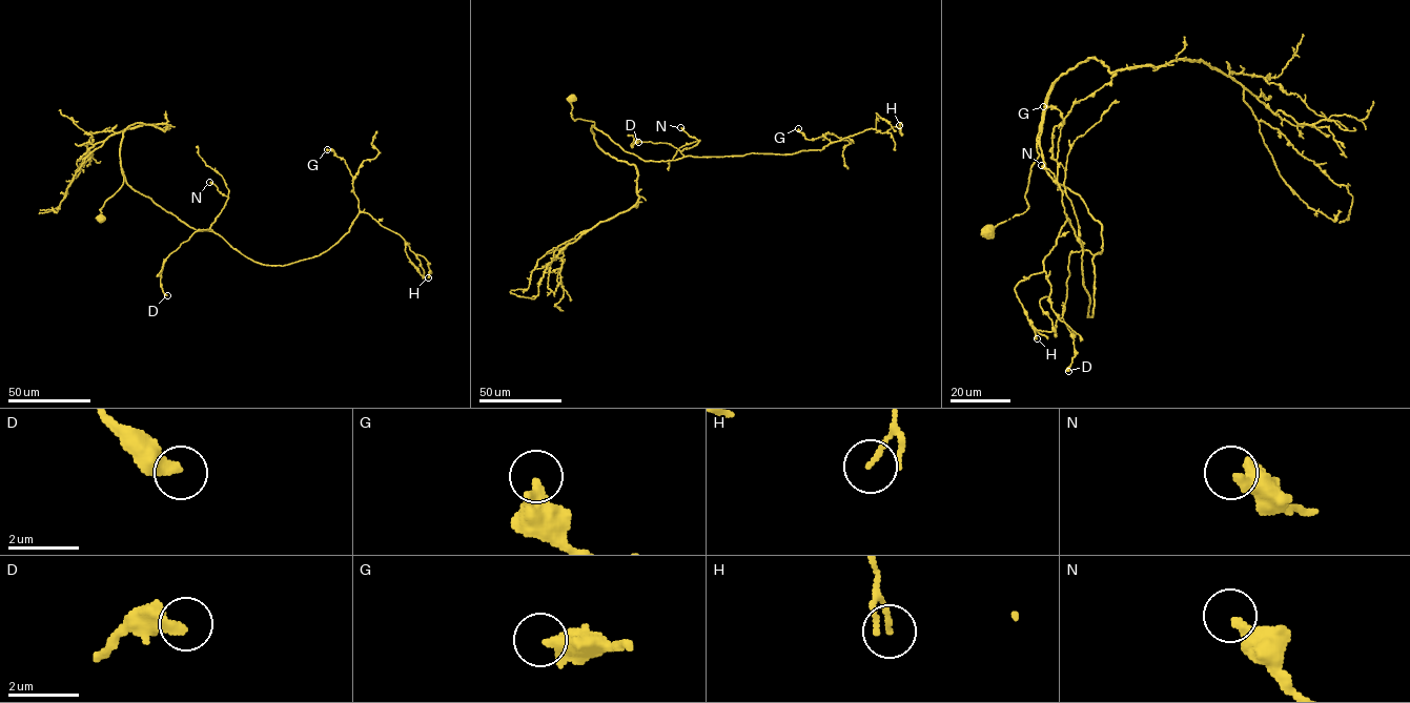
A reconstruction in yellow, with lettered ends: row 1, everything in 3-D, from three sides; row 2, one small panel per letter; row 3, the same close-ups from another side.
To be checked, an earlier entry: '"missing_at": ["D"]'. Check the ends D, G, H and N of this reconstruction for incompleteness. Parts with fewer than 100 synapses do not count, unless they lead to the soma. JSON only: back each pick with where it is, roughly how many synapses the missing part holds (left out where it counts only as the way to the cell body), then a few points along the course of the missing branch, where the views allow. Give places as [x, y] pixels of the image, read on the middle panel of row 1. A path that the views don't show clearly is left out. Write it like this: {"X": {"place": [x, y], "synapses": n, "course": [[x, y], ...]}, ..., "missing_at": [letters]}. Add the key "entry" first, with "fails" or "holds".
{"entry": "fails", "missing_at": []}

